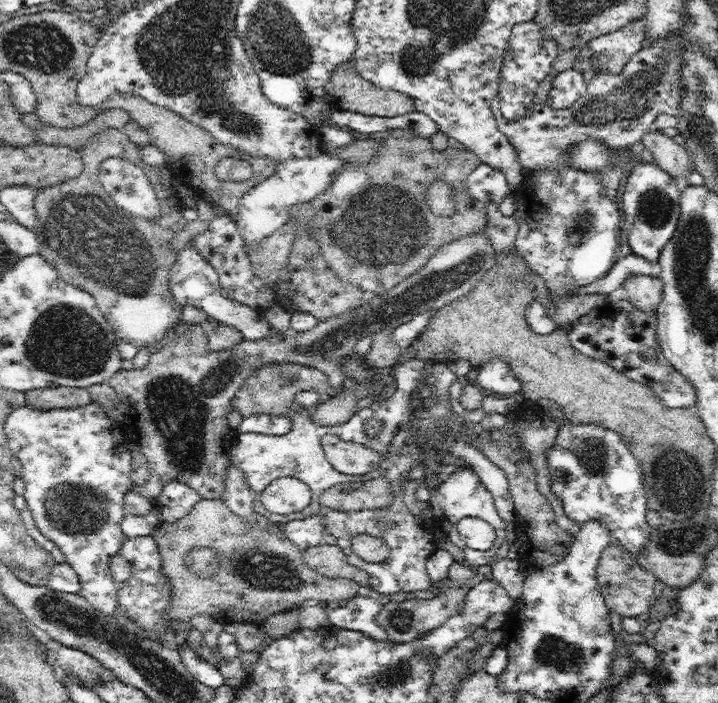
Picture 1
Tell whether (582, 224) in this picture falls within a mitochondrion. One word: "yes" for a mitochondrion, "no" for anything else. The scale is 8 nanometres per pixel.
yes

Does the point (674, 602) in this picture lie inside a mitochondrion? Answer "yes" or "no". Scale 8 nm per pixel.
no

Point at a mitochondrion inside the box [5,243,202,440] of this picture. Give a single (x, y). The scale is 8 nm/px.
(65, 341)

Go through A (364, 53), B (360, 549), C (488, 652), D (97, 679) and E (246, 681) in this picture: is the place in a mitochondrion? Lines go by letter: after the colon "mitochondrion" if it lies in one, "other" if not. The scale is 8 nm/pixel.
A: other
B: other
C: other
D: mitochondrion
E: other

